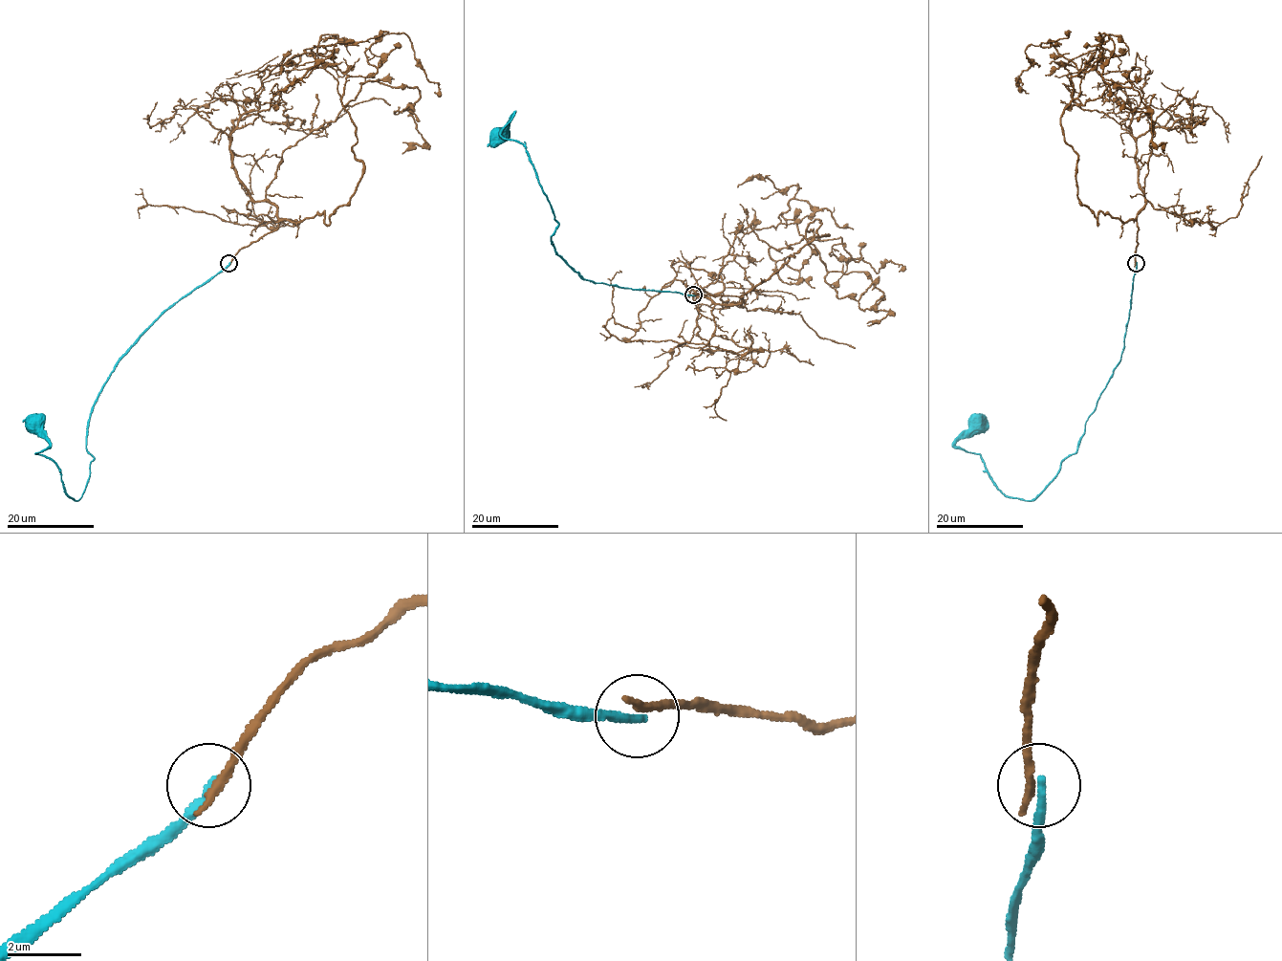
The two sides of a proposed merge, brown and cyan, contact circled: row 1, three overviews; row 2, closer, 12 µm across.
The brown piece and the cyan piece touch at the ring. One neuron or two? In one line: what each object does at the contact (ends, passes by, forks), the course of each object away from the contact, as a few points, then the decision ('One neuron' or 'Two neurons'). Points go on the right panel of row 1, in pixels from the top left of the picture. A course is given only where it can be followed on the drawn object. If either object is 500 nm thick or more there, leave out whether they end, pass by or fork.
At the ring brown ends. At the ring cyan ends. Course of brown: (1136, 264), (1137, 222), (1100, 211), (1097, 225), (1060, 122), (1099, 33), (1114, 43), (1108, 97). Course of cyan: (1137, 264), (1120, 360), (1077, 449), (1034, 498), (1008, 497), (980, 456), (955, 445), (969, 421), (978, 421). Two neurons

